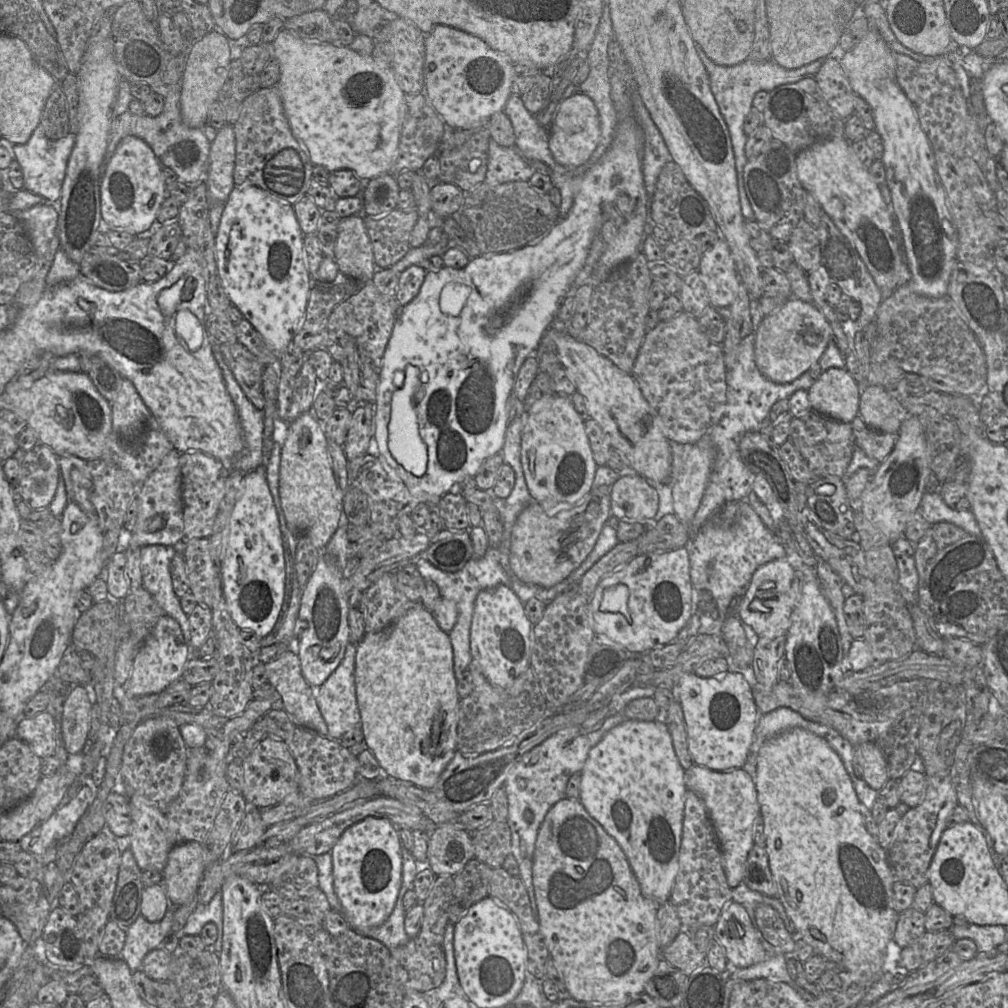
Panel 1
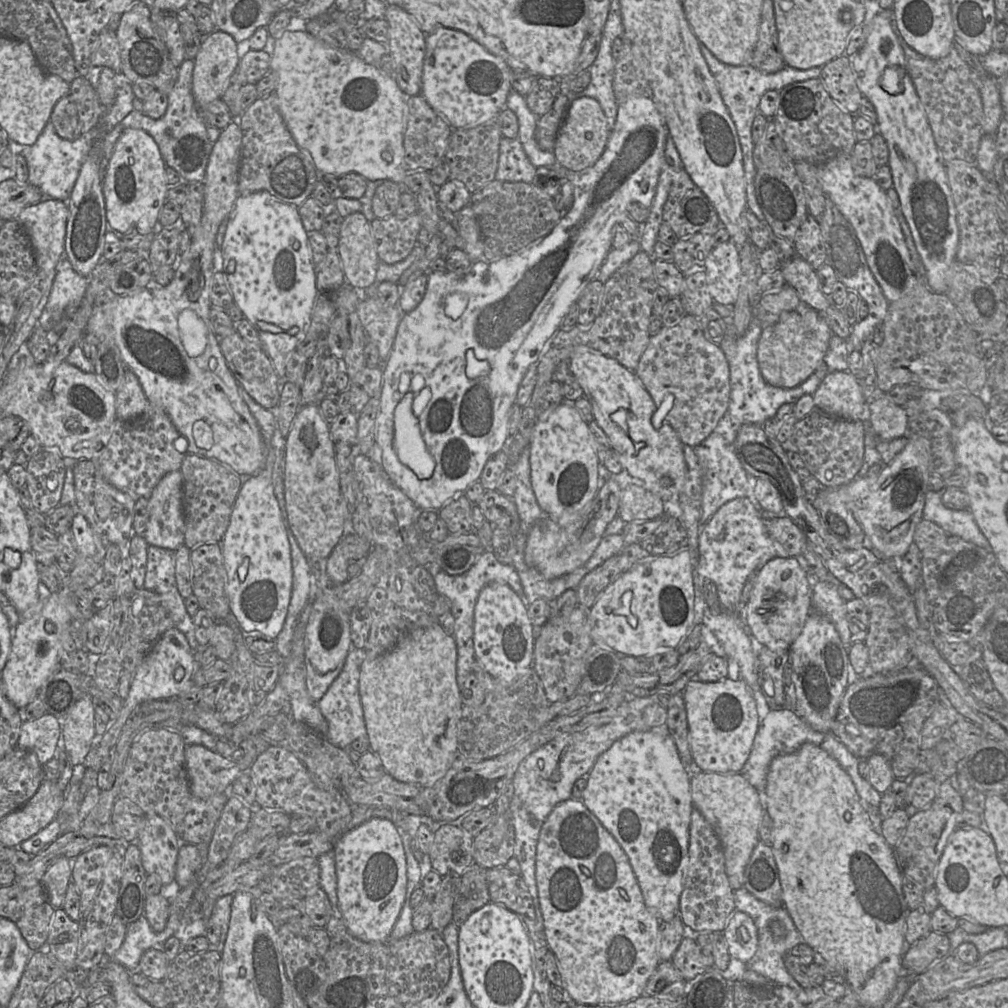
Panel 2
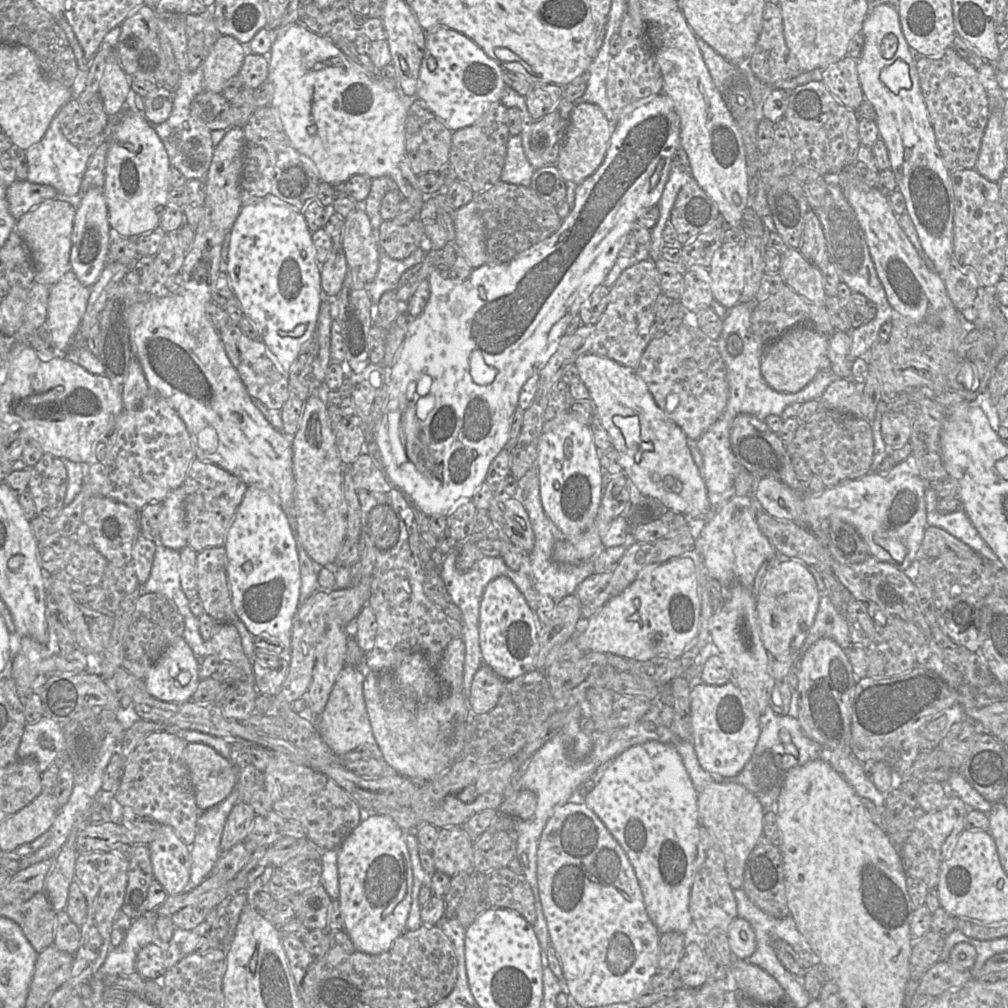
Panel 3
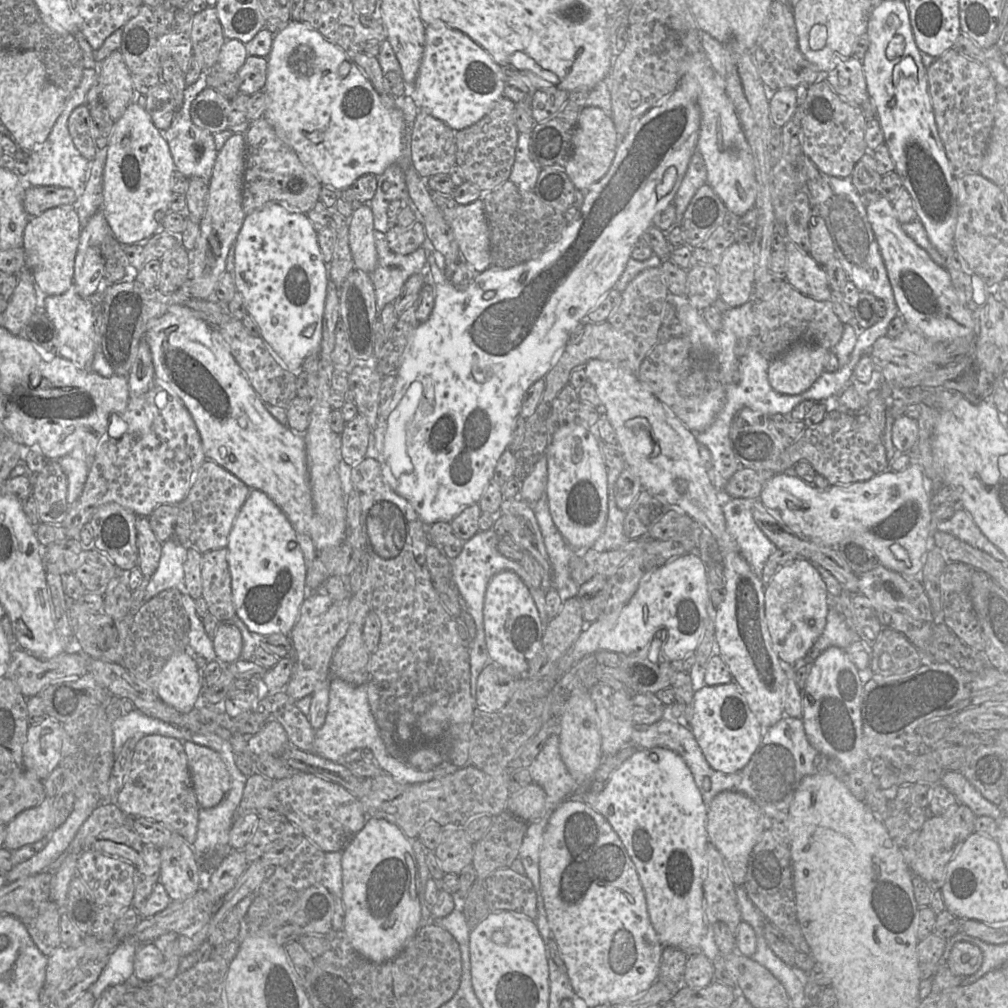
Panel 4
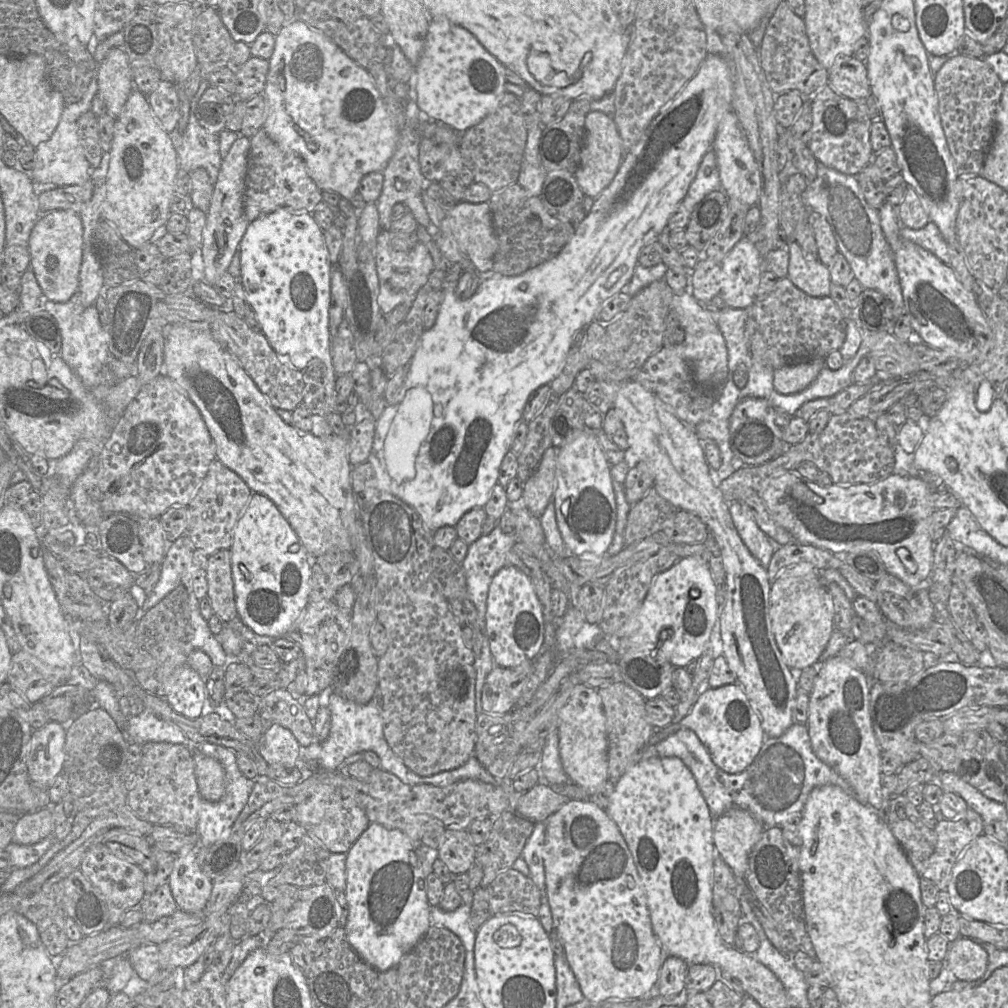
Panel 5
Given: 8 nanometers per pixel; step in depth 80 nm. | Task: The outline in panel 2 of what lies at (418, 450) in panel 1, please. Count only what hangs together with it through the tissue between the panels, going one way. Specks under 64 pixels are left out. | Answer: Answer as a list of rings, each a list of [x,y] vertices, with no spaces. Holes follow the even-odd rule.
[[[408,390],[394,411],[393,449],[399,461],[420,480],[432,476],[435,462],[421,437],[418,419],[412,412],[414,394]]]

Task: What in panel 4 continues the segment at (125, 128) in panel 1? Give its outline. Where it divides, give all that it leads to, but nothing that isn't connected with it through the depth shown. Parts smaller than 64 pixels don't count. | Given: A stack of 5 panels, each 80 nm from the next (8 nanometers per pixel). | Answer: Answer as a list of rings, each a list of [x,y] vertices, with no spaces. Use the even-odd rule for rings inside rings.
[[[203,71],[195,83],[185,88],[183,102],[176,110],[170,127],[161,131],[168,143],[176,169],[188,178],[200,177],[205,182],[210,181],[218,152],[215,149],[213,134],[199,128],[192,121],[190,107],[196,96],[207,87],[209,87],[208,71]]]

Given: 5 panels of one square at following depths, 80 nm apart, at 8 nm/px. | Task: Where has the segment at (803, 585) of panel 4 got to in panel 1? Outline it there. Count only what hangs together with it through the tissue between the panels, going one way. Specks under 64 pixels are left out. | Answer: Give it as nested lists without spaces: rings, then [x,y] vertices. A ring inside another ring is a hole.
[[[786,558],[773,560],[755,571],[736,614],[742,622],[751,626],[759,637],[785,637],[800,594],[801,575]]]

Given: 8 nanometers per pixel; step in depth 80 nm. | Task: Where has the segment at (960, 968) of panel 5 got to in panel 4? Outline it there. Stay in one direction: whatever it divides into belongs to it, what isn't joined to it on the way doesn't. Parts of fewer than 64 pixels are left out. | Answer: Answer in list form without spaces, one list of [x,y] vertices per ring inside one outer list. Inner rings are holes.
[[[967,941],[956,942],[945,965],[959,977],[975,974],[981,967],[983,955],[978,946]]]

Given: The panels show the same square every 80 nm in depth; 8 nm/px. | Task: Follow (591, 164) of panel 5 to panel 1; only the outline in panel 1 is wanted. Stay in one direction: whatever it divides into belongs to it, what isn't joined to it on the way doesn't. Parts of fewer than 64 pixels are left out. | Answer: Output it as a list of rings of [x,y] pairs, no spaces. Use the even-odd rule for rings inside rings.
[[[575,93],[559,103],[547,129],[549,147],[556,161],[567,168],[581,168],[588,163],[600,140],[598,109],[589,96]]]

